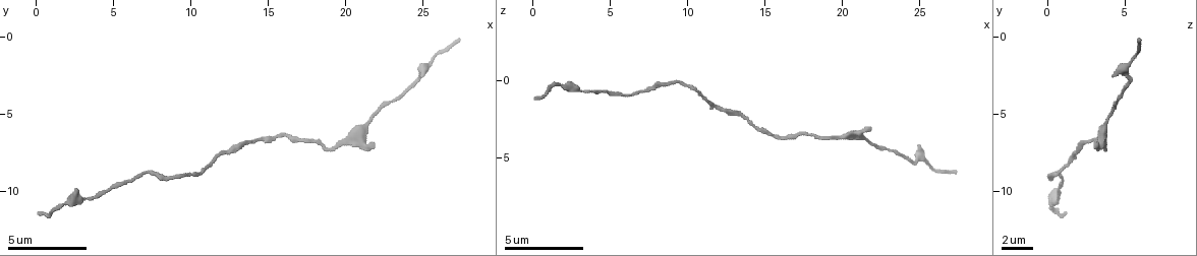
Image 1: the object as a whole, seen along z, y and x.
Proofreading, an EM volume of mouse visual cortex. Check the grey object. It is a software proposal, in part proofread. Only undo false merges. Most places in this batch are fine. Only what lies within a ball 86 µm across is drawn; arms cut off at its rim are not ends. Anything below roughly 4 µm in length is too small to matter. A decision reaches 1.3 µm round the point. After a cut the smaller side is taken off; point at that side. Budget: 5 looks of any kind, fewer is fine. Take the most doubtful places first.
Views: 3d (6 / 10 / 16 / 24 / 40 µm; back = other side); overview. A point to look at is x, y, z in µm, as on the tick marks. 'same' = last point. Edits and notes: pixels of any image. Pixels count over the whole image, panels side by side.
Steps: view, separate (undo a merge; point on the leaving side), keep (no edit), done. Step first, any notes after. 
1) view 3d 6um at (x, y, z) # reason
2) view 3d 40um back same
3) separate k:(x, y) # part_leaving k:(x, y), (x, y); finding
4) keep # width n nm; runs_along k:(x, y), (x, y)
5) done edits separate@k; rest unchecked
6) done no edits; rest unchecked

view 3d 16um at (21.2, 5.6, 3.7)

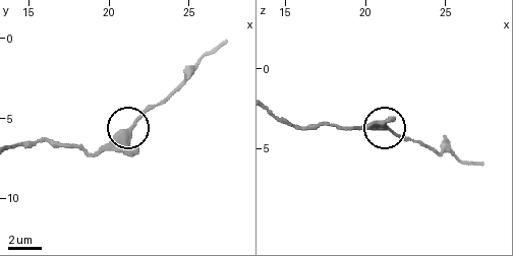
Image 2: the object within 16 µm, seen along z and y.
keep # width 330 nm; one cell here

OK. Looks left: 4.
view 3d 10um at (14.0, 6.8, 2.8)

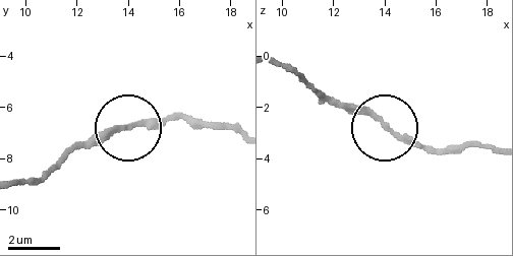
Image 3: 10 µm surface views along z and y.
keep # runs_along 3:(381, 123), (333, 101); all the same cell

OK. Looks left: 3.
view 3d 10um at (6.2, 9.2, 1.0) # narrows sharply

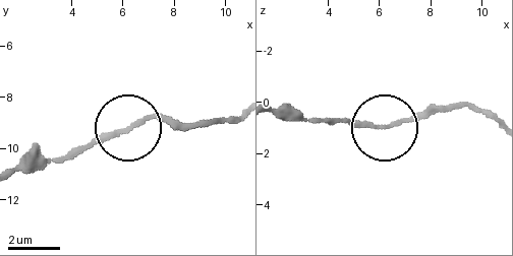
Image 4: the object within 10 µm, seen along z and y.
keep # continuous, no second cell

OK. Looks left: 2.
done no edits; rest unchecked

